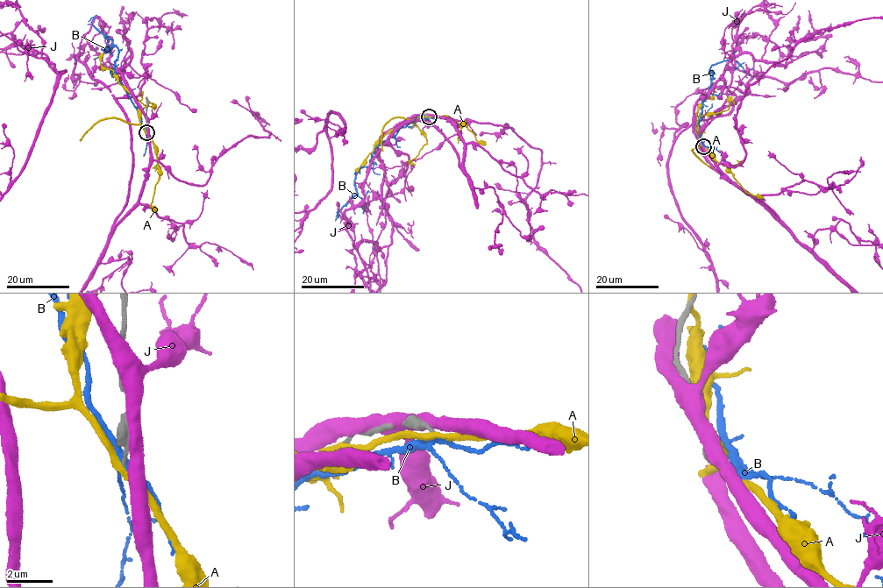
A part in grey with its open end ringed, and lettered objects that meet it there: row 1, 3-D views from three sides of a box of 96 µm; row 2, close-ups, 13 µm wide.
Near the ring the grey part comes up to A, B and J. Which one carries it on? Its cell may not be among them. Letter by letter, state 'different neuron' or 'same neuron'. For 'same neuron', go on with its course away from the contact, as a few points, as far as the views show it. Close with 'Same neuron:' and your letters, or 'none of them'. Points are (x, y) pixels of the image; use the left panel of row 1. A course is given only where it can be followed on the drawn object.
A: different neuron
B: different neuron
J: different neuron
Same neuron: none of them

